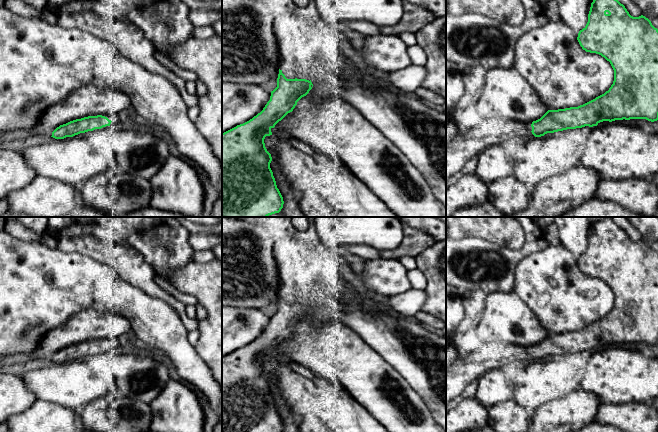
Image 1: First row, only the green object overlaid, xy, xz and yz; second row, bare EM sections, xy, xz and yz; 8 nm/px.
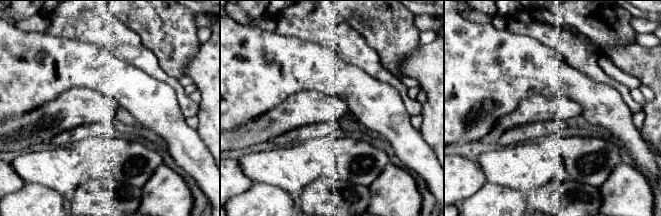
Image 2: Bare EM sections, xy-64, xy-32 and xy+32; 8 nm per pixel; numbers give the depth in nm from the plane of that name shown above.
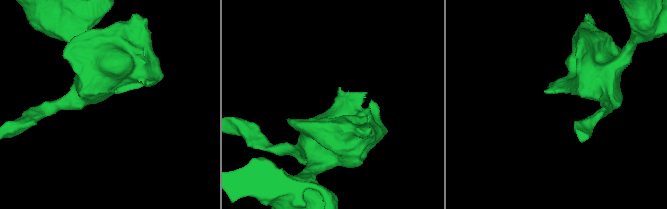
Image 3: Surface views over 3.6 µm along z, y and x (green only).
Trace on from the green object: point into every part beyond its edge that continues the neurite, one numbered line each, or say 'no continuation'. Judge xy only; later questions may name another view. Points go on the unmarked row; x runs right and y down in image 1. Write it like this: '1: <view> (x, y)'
no continuation

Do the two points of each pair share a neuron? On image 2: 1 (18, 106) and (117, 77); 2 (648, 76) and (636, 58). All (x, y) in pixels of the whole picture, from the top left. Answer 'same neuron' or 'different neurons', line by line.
1: same neuron
2: same neuron

